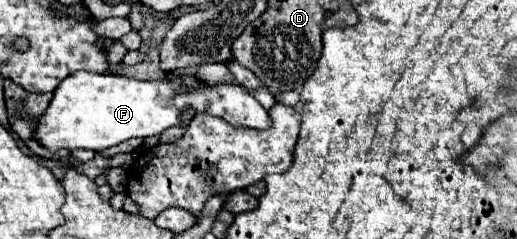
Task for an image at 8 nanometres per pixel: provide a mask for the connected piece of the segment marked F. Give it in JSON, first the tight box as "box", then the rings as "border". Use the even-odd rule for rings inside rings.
{"box":[34,71,270,153],"border":[[[76,71],[72,75],[68,75],[56,89],[54,89],[54,97],[50,99],[50,105],[46,109],[44,115],[40,115],[40,121],[36,121],[36,133],[34,139],[50,149],[52,153],[66,149],[66,151],[74,151],[74,149],[90,149],[90,151],[104,151],[112,145],[118,145],[122,141],[128,141],[132,137],[152,137],[152,135],[160,135],[162,131],[166,131],[168,127],[180,125],[180,111],[186,107],[196,109],[198,113],[206,111],[212,113],[216,117],[222,117],[224,121],[228,121],[232,127],[236,129],[266,129],[270,127],[270,117],[266,113],[266,109],[262,109],[262,105],[258,105],[258,101],[254,99],[254,95],[250,91],[246,91],[244,87],[234,87],[234,85],[214,85],[208,87],[206,83],[200,83],[196,77],[178,77],[178,79],[170,79],[172,75],[166,75],[164,81],[138,81],[134,77],[126,77],[126,75],[100,75],[100,73],[90,73],[90,71]]]}

